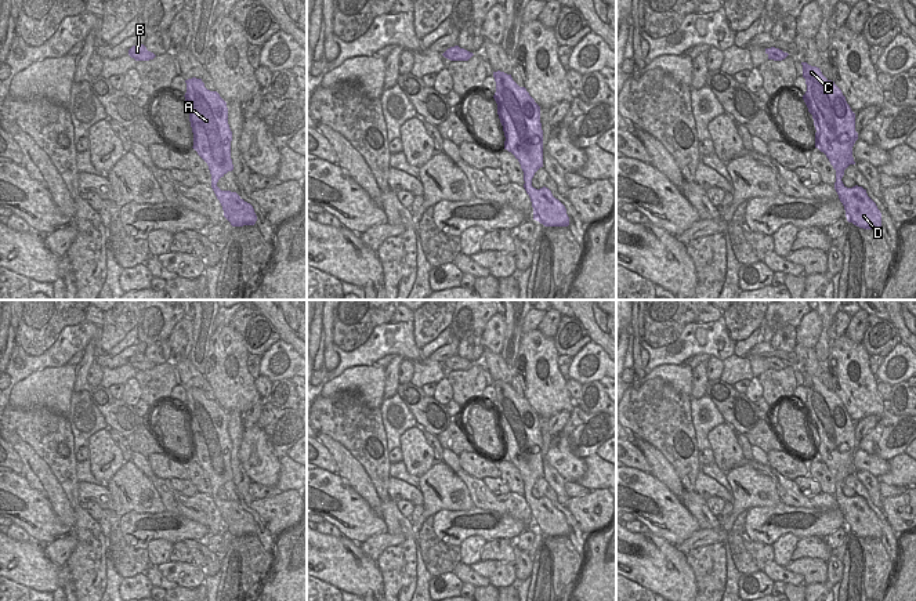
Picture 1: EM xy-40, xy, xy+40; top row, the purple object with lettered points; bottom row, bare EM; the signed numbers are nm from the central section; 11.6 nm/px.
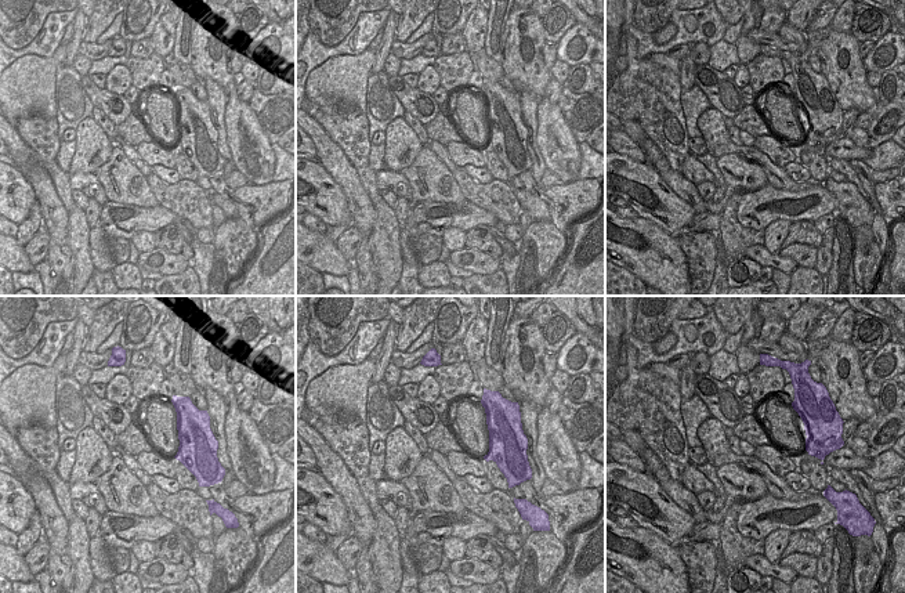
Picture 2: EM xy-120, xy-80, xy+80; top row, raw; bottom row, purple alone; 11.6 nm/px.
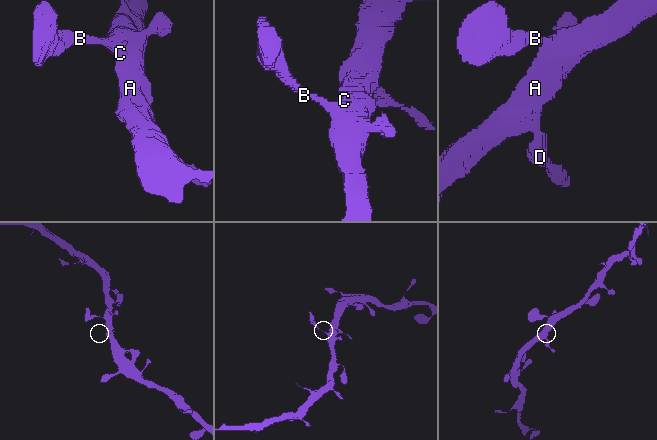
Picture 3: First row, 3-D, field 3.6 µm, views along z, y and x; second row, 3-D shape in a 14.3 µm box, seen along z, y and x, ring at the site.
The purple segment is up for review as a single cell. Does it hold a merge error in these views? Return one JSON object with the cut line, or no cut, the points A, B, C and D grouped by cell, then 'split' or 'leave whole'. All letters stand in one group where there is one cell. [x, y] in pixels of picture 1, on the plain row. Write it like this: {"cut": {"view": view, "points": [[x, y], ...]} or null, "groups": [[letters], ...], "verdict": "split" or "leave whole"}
{"cut": null, "groups": [["A", "B", "C", "D"]], "verdict": "leave whole"}

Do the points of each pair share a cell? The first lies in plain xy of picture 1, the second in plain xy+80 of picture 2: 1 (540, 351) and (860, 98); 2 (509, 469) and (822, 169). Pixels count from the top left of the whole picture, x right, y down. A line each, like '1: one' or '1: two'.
1: one
2: one

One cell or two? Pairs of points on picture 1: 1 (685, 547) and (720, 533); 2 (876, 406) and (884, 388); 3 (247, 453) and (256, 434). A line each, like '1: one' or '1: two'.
1: one
2: two
3: one

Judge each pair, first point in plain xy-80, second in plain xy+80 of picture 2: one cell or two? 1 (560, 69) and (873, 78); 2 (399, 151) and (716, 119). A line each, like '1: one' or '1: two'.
1: one
2: one

